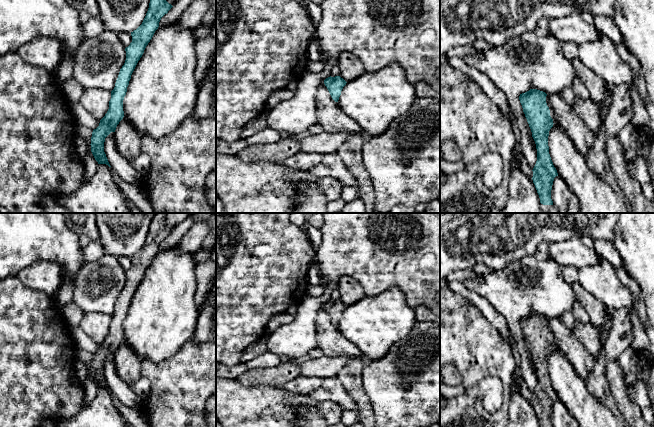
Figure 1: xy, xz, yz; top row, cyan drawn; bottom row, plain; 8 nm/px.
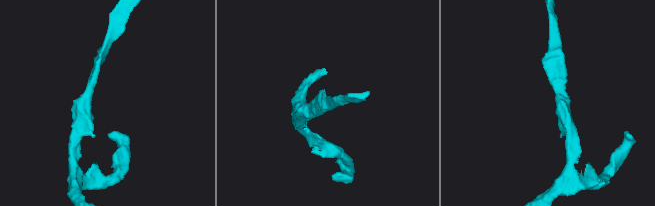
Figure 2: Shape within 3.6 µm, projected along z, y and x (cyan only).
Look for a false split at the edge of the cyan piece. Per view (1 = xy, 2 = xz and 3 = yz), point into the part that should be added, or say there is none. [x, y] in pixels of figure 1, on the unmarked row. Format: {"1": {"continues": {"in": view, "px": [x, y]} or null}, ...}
{"1": {"continues": null}, "2": {"continues": null}, "3": {"continues": null}}

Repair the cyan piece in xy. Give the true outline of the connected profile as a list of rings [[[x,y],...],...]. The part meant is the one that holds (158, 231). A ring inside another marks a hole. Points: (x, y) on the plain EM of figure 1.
[[[166,213],[154,214],[142,248],[131,256],[132,266],[125,272],[126,284],[120,293],[115,311],[111,315],[109,333],[100,344],[99,350],[92,356],[91,376],[98,388],[106,388],[111,391],[104,376],[105,362],[111,356],[115,356],[117,349],[123,343],[123,324],[131,299],[142,281],[146,270],[158,253],[161,242],[173,231],[166,225],[165,221]]]

